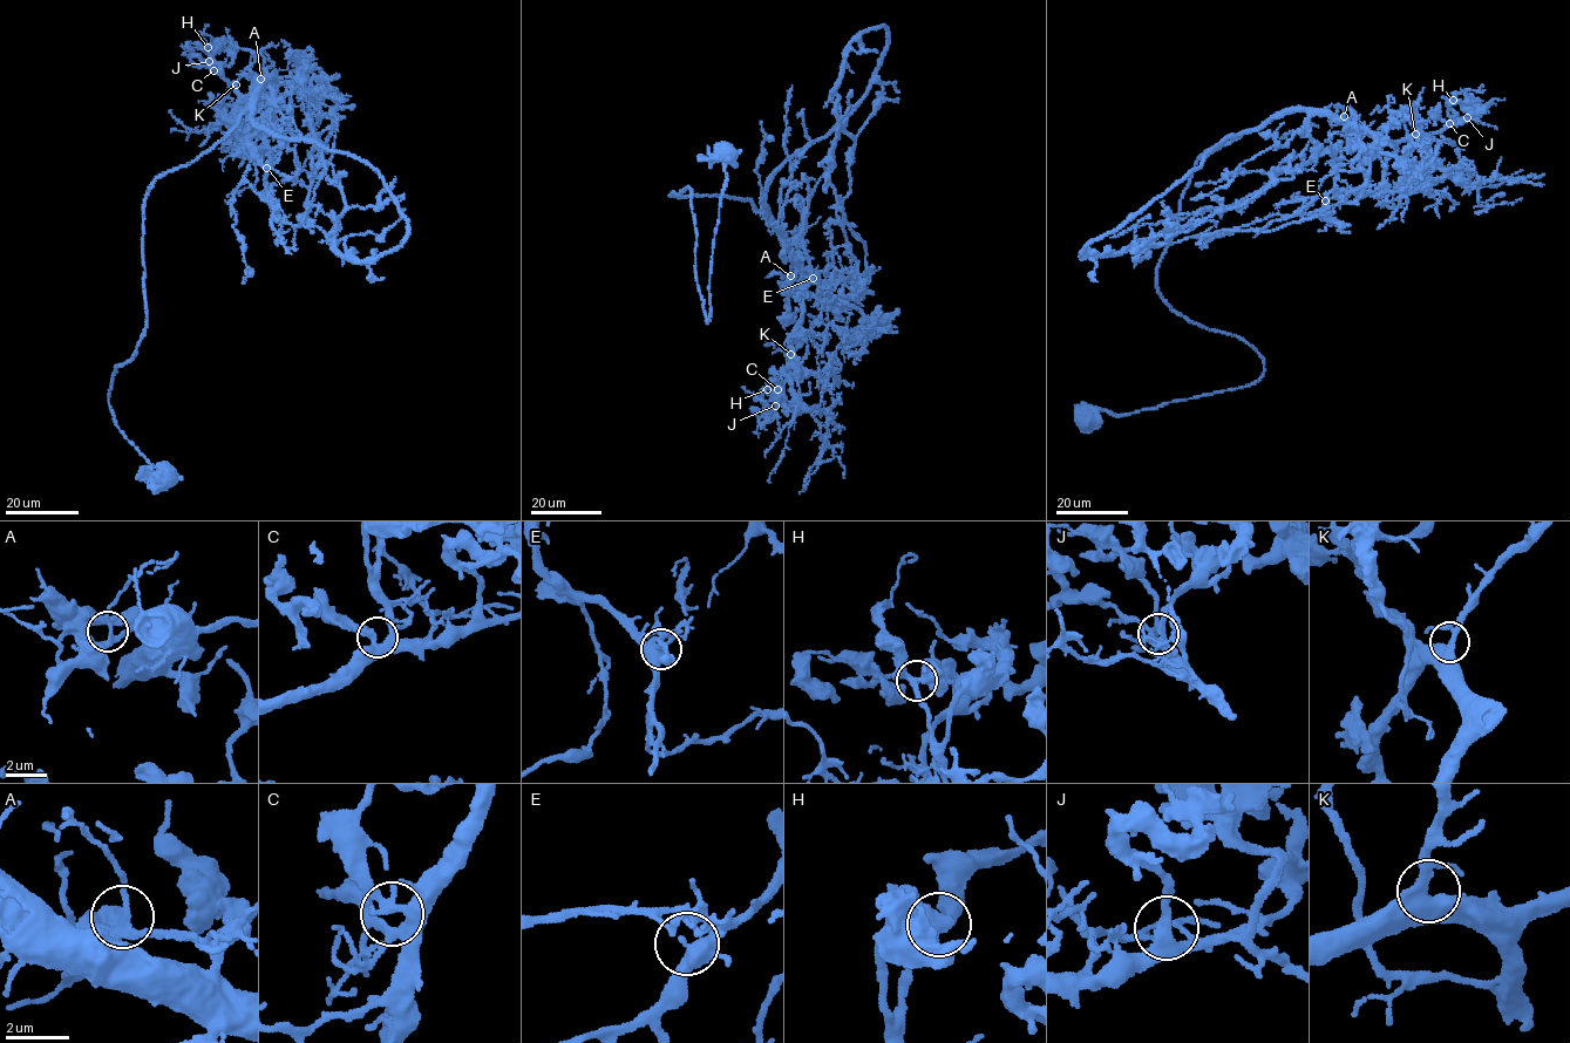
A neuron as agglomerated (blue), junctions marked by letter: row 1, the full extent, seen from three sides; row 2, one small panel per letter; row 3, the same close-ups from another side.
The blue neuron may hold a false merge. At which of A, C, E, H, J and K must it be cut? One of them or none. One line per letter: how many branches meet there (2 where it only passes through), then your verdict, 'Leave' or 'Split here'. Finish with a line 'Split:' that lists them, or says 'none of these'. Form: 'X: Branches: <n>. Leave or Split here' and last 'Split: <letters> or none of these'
A: Branches: 3. Leave
C: Branches: 3. Leave
E: Branches: 3. Leave
H: Branches: 3. Leave
J: Branches: 3. Leave
K: Branches: 3. Leave
Split: none of these

